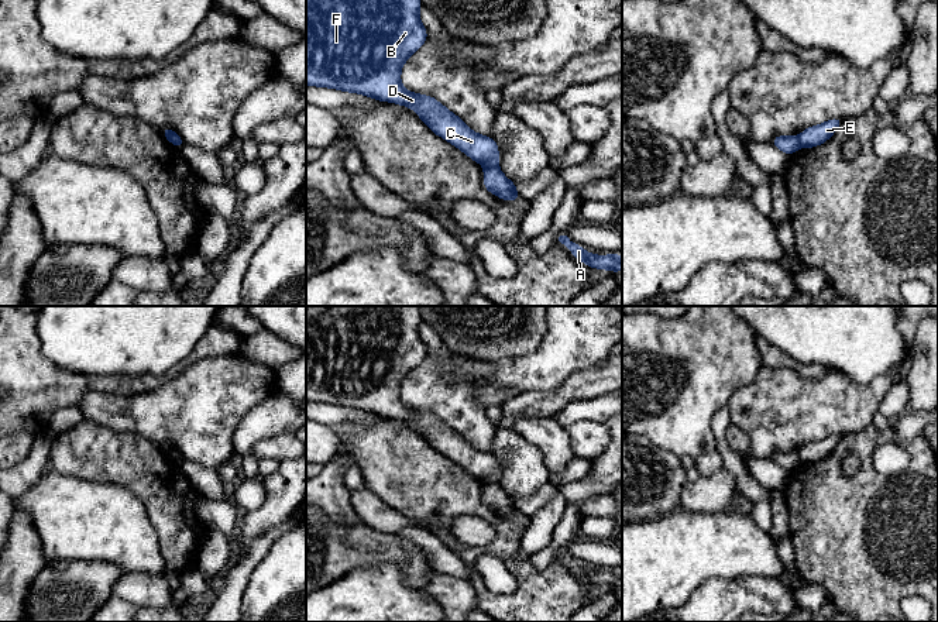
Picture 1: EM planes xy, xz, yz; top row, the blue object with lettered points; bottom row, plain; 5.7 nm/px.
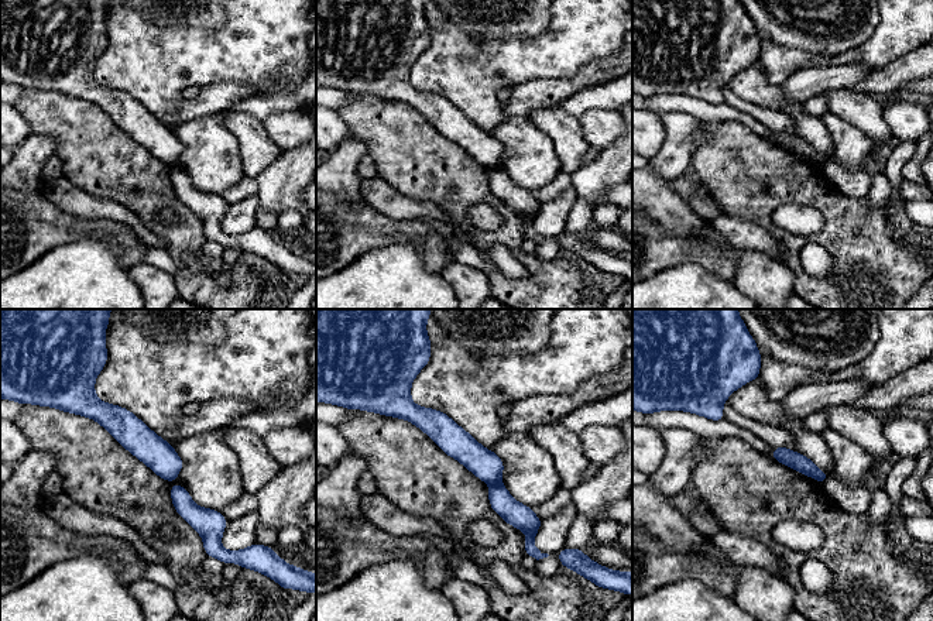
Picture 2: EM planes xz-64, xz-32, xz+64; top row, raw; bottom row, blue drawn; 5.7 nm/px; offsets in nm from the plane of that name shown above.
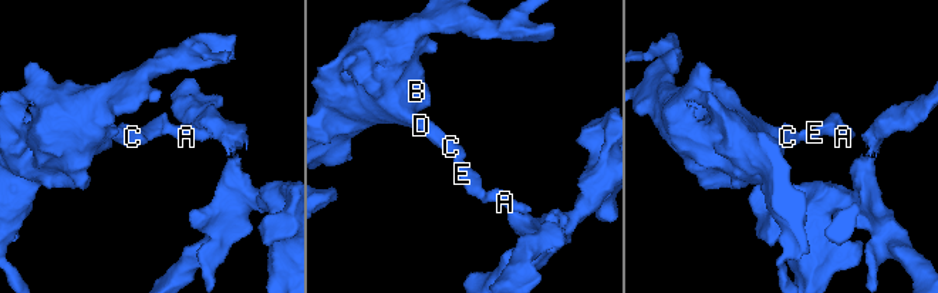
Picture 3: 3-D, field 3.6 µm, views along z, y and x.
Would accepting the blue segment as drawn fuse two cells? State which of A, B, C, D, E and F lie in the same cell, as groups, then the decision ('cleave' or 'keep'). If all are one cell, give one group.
A E / B C D F | cleave

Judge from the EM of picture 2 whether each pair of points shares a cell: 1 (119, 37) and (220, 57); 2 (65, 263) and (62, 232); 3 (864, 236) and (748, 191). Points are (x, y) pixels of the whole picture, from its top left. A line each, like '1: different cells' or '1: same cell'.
1: same cell
2: different cells
3: same cell

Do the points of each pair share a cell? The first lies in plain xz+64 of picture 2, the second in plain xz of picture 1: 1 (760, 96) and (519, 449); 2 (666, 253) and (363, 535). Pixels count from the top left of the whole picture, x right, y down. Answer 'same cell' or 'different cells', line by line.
1: different cells
2: same cell

